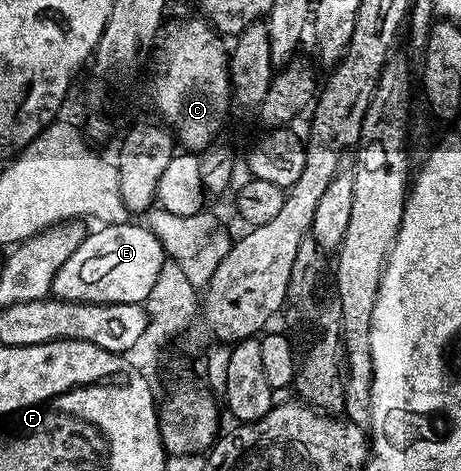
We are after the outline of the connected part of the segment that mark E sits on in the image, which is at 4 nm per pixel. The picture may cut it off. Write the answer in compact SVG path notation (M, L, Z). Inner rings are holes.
M111 222L99 225L99 230L91 229L76 252L56 272L50 294L60 301L92 305L145 303L154 293L168 255L149 225L133 226L132 222Z

